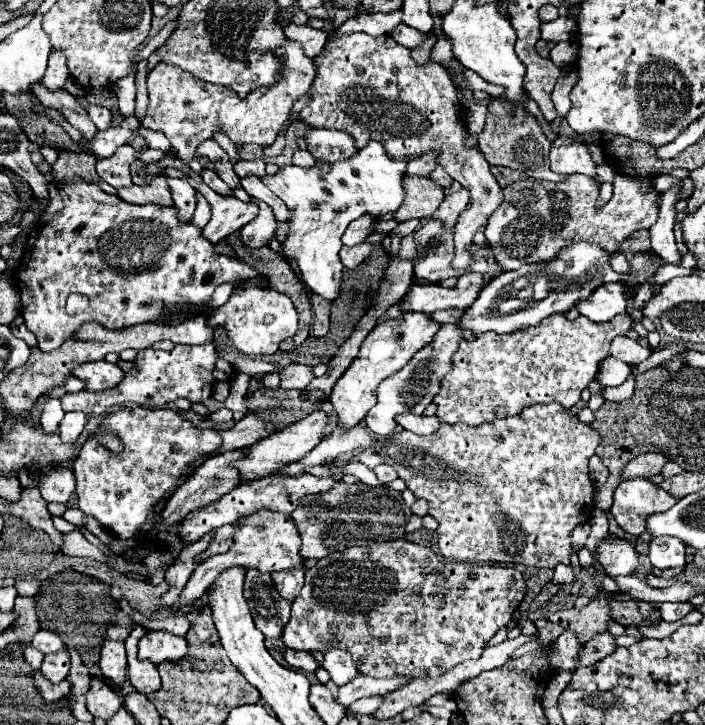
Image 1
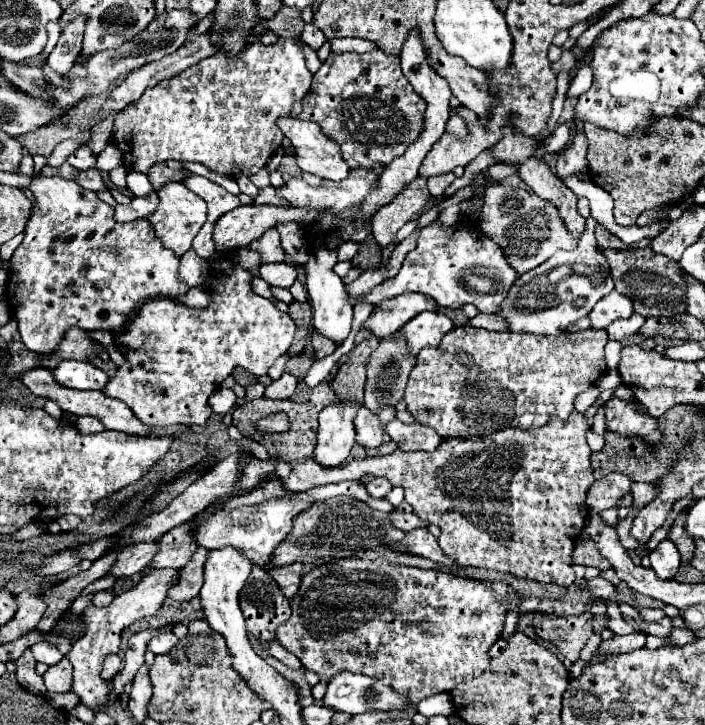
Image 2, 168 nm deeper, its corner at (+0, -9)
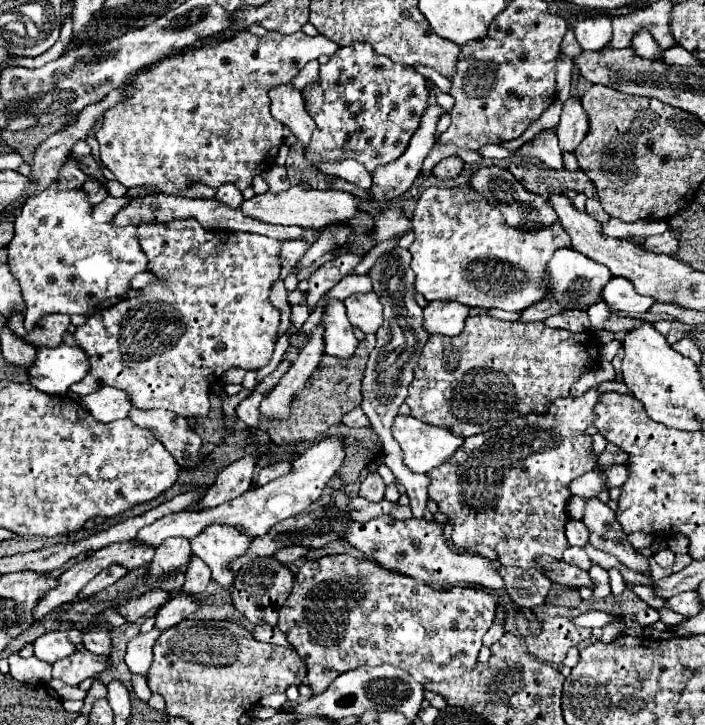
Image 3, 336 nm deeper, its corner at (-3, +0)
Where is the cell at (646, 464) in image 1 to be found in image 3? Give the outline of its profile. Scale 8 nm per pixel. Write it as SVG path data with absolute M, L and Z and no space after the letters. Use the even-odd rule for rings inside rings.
M599 469L587 471L585 475L577 477L569 487L571 487L573 495L579 495L579 497L583 497L583 499L595 499L601 489L607 489L605 473L599 471Z

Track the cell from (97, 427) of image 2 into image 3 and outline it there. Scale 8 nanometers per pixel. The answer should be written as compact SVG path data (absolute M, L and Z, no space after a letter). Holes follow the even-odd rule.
M103 387L95 393L89 393L81 399L81 405L101 423L111 423L115 419L125 419L129 409L129 395L115 387Z

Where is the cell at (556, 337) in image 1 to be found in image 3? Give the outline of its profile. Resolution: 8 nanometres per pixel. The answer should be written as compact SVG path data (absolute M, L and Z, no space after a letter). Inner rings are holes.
M489 315L467 317L465 327L455 337L429 335L421 359L415 367L415 379L409 385L409 397L405 403L411 407L411 415L449 429L453 435L469 437L503 427L505 421L525 417L529 413L545 413L549 403L569 395L569 387L579 377L591 371L599 361L599 341L593 331L571 333L567 329L547 327L543 321L537 323L511 323L499 321Z

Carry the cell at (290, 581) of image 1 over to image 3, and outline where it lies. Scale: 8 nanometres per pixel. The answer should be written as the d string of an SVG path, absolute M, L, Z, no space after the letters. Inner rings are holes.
M285 547L285 549L281 549L281 551L277 551L277 555L275 555L275 559L279 561L279 563L283 563L285 567L291 567L291 565L295 565L301 557L305 557L305 547Z

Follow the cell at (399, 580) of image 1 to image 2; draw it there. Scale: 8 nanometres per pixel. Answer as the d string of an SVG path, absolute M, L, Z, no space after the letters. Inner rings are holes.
M348 558L316 566L302 578L292 598L292 616L278 626L276 640L302 662L302 668L320 674L326 684L336 672L348 670L380 680L418 704L436 692L450 692L456 684L472 680L488 668L488 650L498 640L506 614L508 602L500 602L478 580L454 578L440 570L392 566L382 560Z

